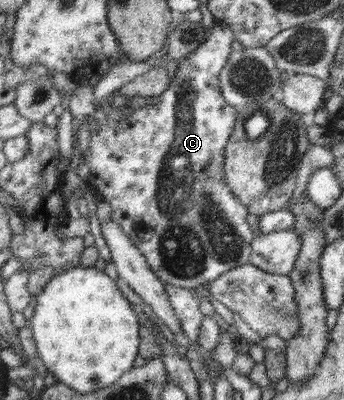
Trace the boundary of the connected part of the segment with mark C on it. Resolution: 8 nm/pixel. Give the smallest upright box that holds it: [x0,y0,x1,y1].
[72,22,255,291]

